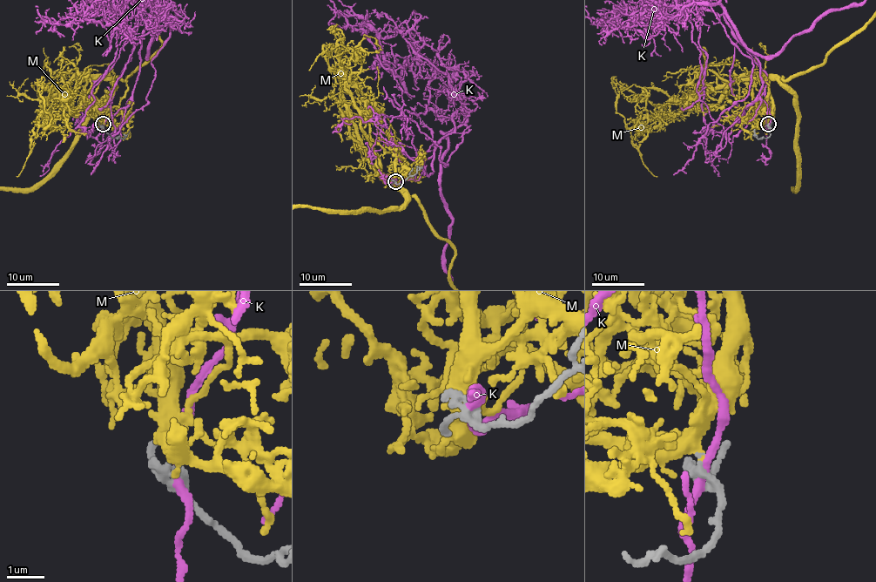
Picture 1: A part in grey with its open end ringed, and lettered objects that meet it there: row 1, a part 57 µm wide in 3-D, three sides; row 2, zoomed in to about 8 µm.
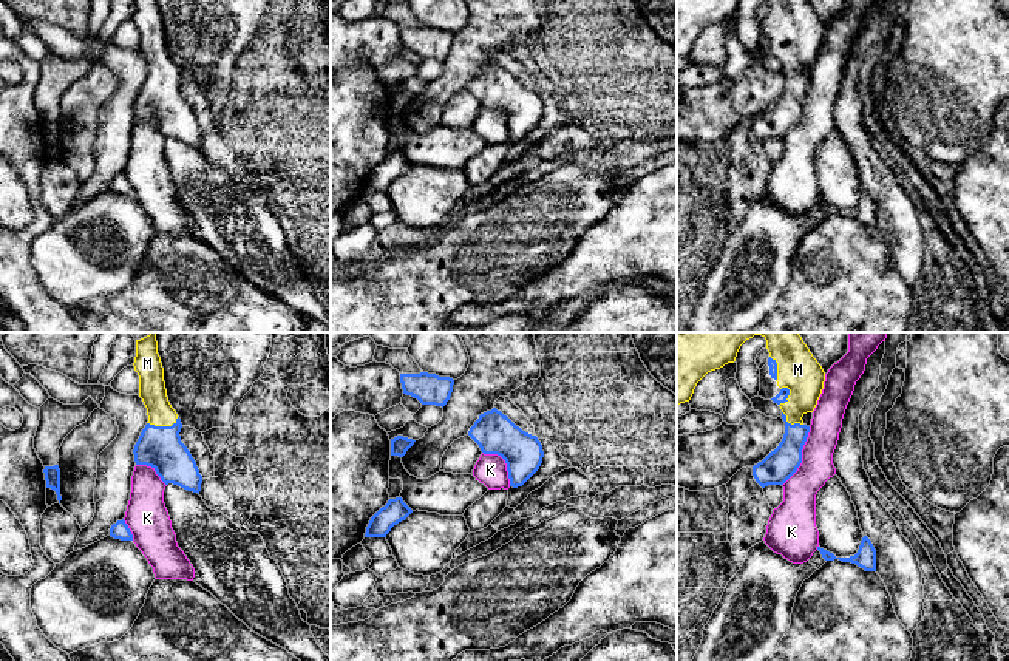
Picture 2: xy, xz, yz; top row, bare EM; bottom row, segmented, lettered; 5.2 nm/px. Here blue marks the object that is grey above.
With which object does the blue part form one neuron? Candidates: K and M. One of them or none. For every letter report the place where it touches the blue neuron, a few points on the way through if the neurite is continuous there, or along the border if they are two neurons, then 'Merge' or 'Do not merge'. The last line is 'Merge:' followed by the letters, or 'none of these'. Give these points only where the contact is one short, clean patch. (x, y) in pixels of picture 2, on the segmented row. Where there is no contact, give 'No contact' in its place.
K: Touches blue at yz (801, 456). Do not merge
M: Touches blue at xy (163, 427). Merge
Merge: M

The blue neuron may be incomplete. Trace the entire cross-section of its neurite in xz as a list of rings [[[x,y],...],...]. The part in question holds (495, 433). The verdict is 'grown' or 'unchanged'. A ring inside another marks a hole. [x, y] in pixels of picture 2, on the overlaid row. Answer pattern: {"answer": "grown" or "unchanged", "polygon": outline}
{"answer": "unchanged", "polygon": [[[493,408],[479,415],[468,436],[484,454],[498,454],[507,463],[510,486],[522,486],[541,466],[544,451],[536,436],[516,426]]]}

